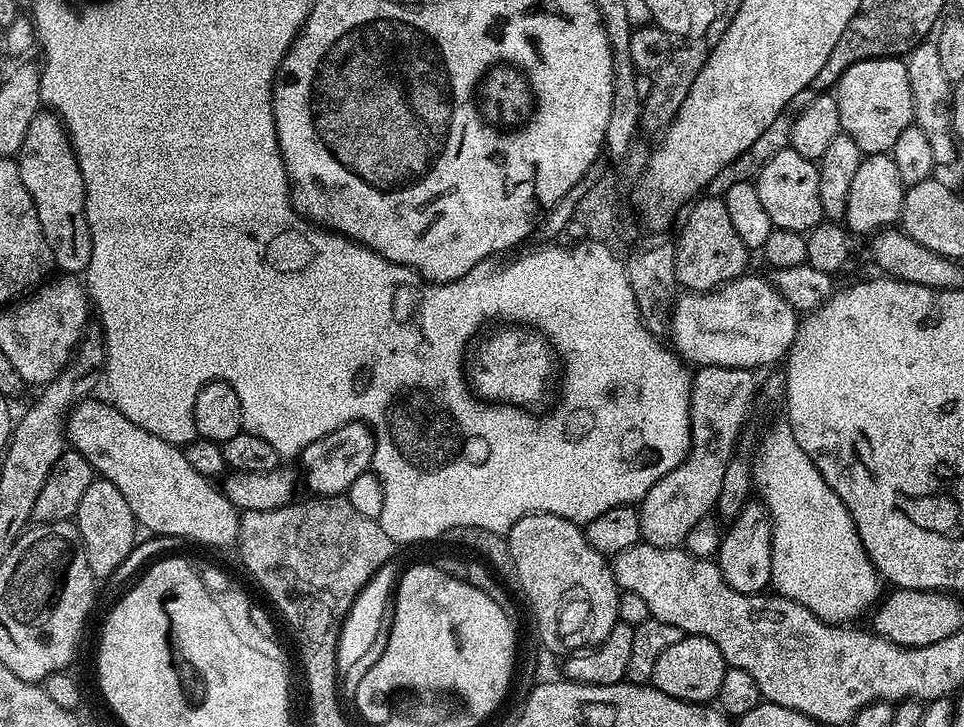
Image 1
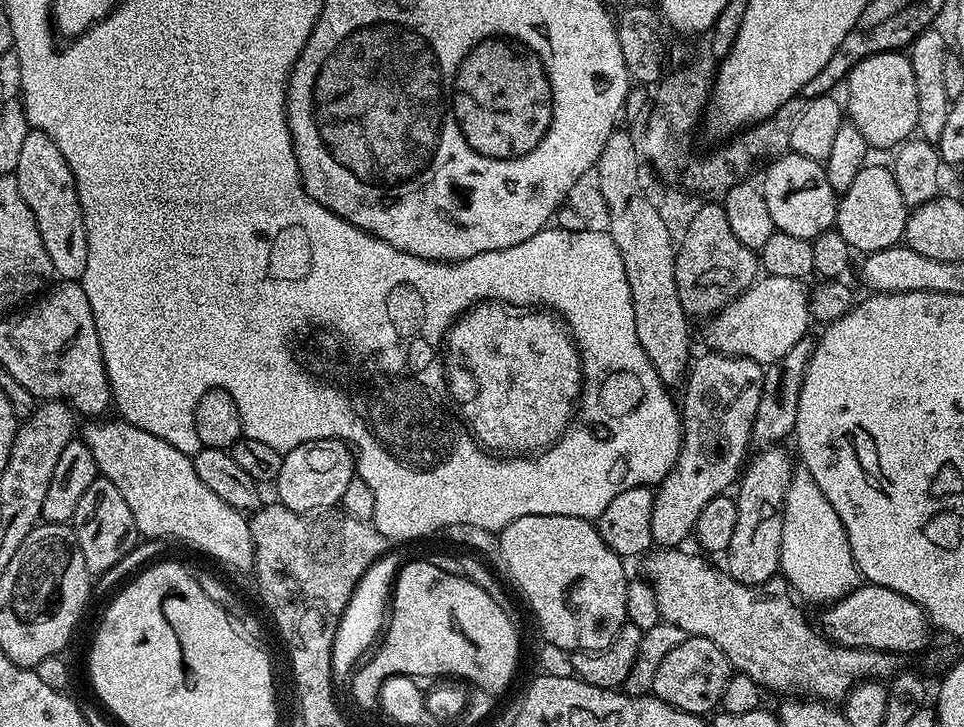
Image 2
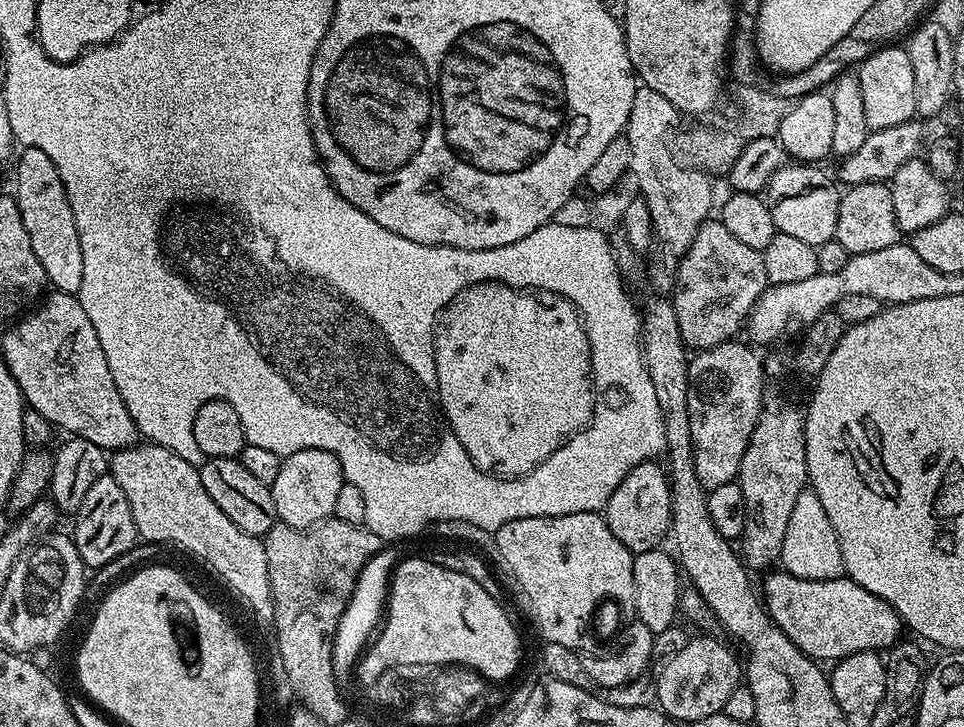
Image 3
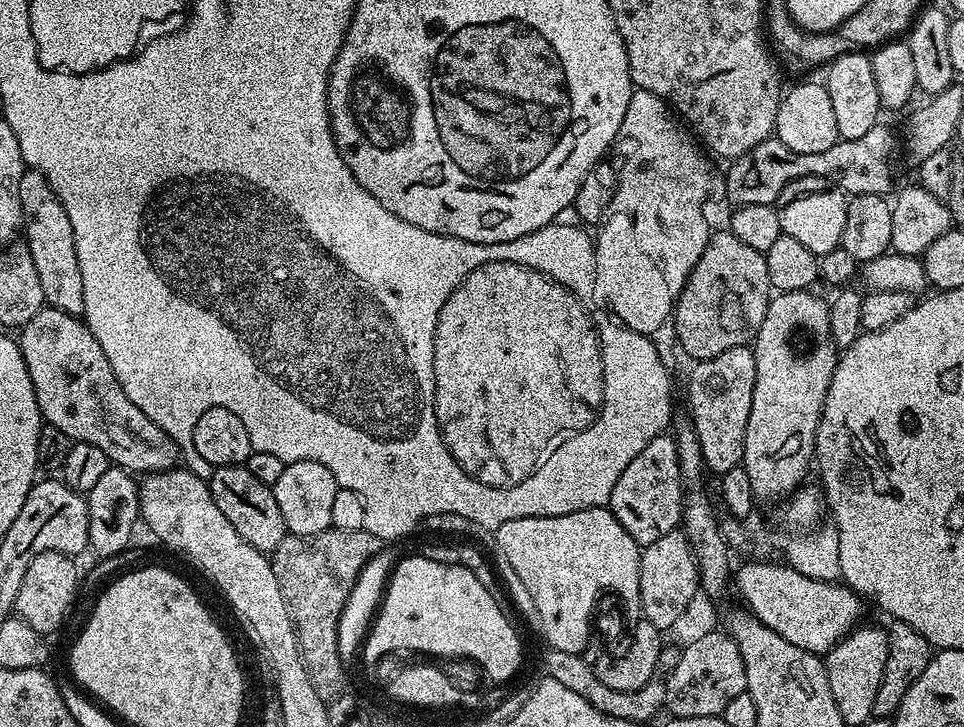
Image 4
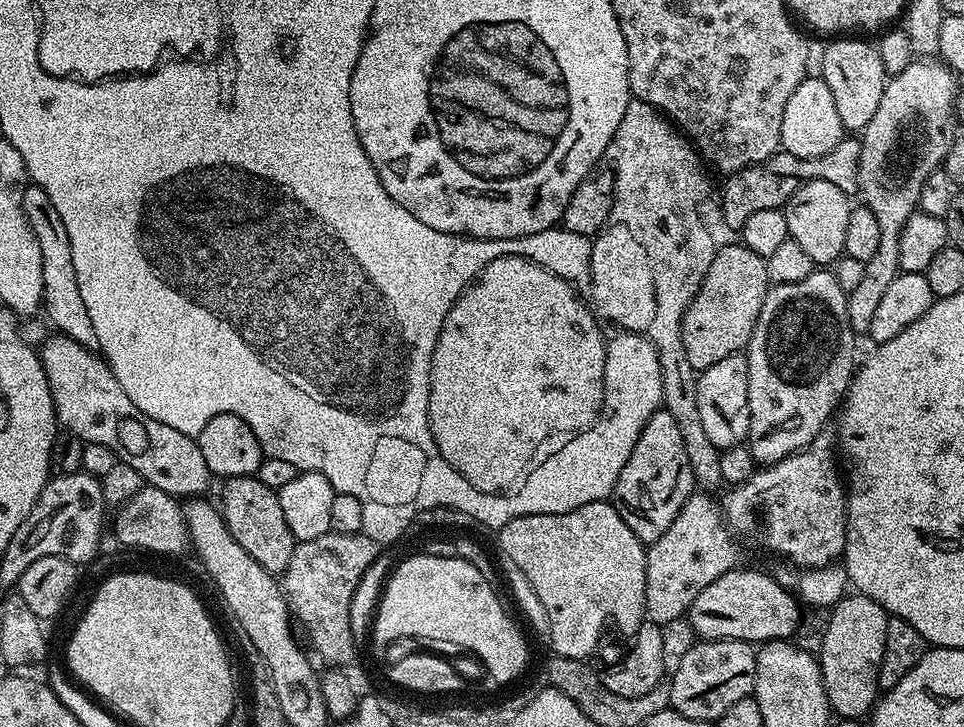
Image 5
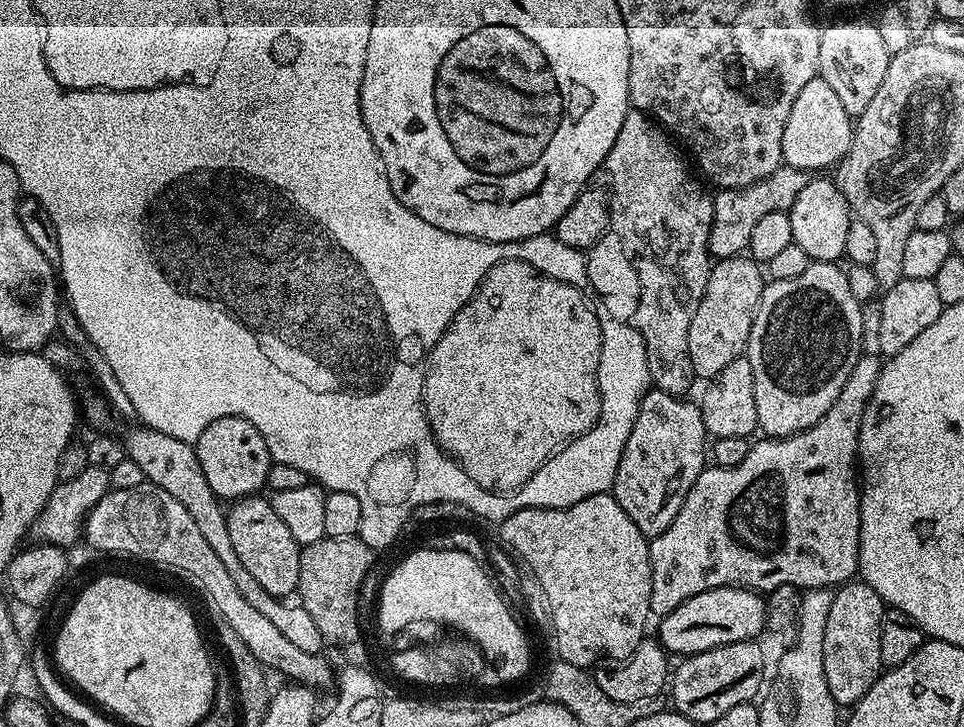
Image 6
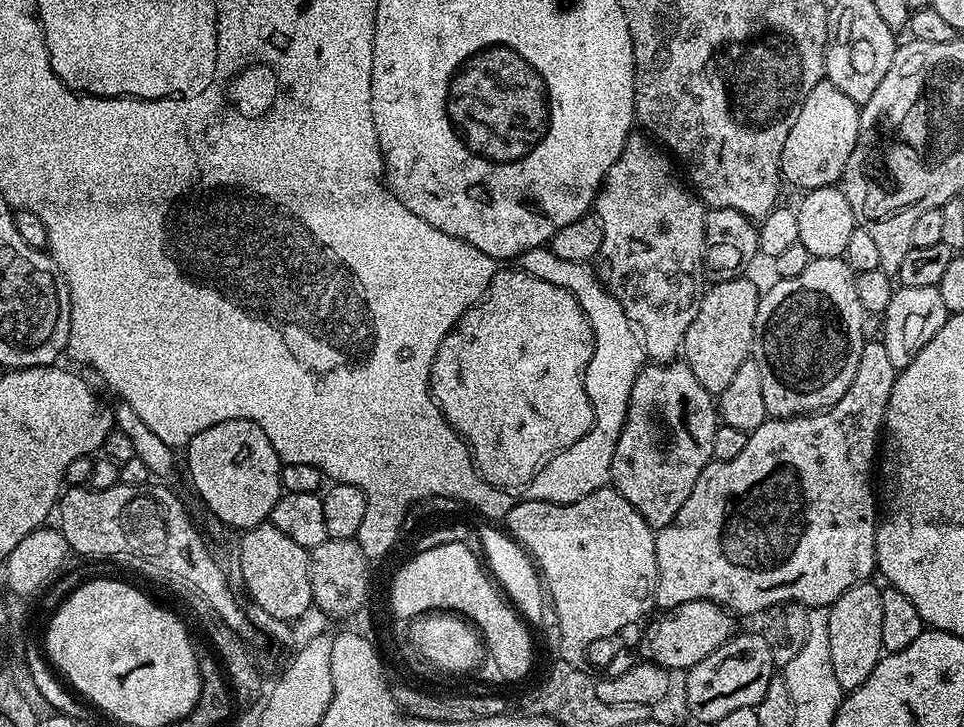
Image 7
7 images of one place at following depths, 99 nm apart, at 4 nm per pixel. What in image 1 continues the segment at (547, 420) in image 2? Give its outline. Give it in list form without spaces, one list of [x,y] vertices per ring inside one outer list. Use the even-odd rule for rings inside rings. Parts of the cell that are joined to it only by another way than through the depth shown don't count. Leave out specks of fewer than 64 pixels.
[[[524,326],[496,327],[500,328],[494,329],[489,336],[481,335],[471,349],[470,363],[466,368],[470,387],[473,393],[485,402],[531,409],[533,407],[531,404],[543,402],[551,384],[553,387],[554,353],[547,339],[535,330],[529,330]]]

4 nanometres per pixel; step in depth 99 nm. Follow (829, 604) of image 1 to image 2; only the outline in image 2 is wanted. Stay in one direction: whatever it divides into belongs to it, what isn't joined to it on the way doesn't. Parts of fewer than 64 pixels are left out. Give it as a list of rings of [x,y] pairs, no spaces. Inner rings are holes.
[[[802,466],[791,473],[784,495],[780,572],[792,583],[791,591],[797,597],[805,596],[819,606],[841,600],[858,587],[856,563],[850,554],[846,530],[838,514],[834,514],[834,506],[826,502],[826,494],[818,490],[814,478]]]

